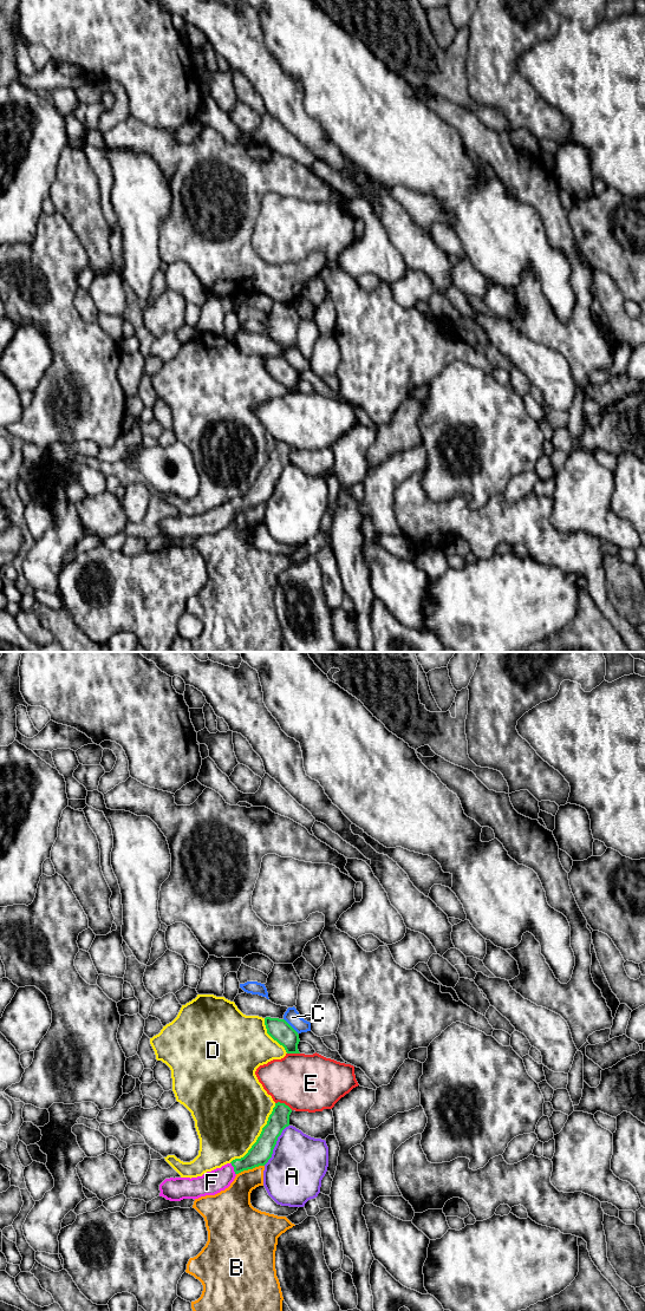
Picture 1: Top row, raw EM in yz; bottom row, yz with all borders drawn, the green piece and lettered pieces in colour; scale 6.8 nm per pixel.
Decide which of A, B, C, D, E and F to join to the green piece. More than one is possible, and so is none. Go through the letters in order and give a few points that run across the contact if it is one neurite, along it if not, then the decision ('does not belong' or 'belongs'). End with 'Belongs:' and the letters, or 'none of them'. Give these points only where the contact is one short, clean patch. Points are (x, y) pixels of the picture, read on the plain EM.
A: does not belong
B: does not belong
C: does not belong
D: does not belong
E: does not belong
F: line yz (261, 489), (249, 500), (234, 507), (212, 521); belongs
Belongs: F

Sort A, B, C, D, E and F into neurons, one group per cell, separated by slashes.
A / B / C / D / E / F

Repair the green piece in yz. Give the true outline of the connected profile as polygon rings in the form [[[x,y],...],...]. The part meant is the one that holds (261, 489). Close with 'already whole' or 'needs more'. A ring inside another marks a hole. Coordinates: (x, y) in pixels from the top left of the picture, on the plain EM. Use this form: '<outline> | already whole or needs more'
[[[275,442],[267,463],[243,496],[235,497],[221,507],[204,511],[202,515],[165,517],[159,523],[159,535],[170,540],[181,540],[215,534],[228,527],[239,511],[265,504],[272,496],[278,476],[289,464],[291,451],[292,448],[285,442]]] | needs more

